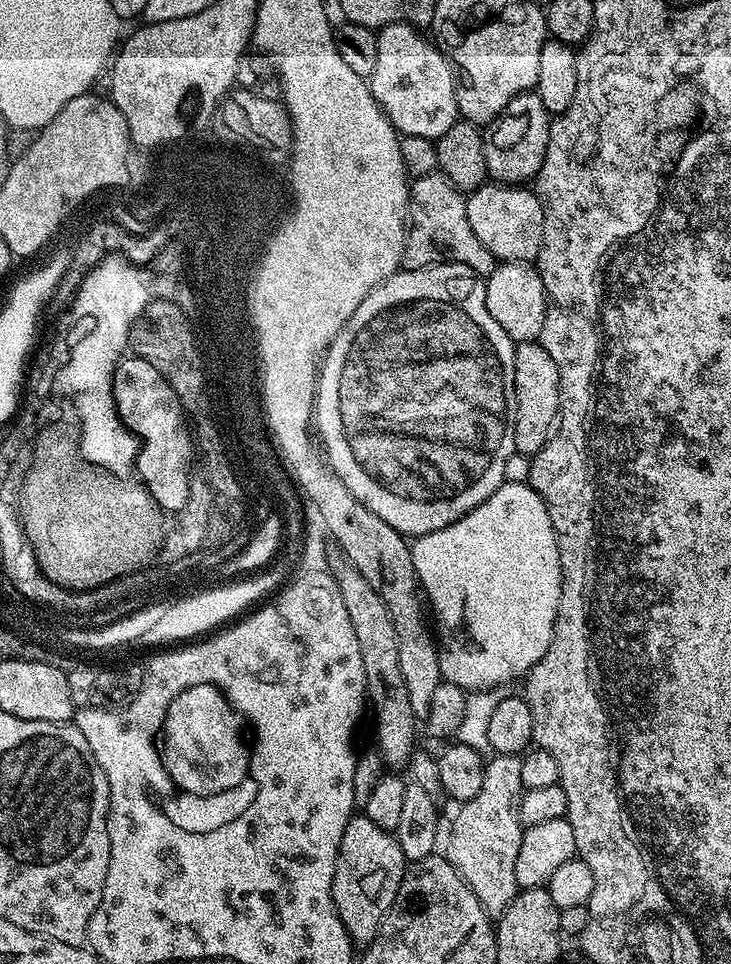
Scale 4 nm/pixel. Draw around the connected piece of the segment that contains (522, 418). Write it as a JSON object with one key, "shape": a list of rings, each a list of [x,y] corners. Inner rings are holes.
{"shape":[[[526,340],[516,344],[514,366],[510,371],[514,378],[514,398],[516,399],[513,446],[515,451],[531,458],[537,456],[548,443],[560,415],[558,366],[554,366],[554,358],[546,354],[546,350],[539,342]]]}

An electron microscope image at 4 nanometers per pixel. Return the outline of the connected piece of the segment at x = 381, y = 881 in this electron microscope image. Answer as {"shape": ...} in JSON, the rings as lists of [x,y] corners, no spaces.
{"shape":[[[362,814],[353,815],[342,834],[340,849],[336,855],[336,869],[332,879],[332,897],[342,918],[342,926],[350,934],[353,945],[367,946],[378,934],[380,921],[386,918],[398,886],[404,877],[406,861],[402,847],[395,835]]]}

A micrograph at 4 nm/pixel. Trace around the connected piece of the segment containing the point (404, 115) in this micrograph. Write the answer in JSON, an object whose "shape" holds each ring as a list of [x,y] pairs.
{"shape":[[[387,24],[385,28],[379,29],[376,32],[377,38],[377,65],[370,77],[370,87],[374,98],[380,103],[380,108],[388,116],[388,121],[396,127],[397,133],[400,136],[417,136],[418,138],[430,138],[437,141],[441,136],[446,134],[446,130],[450,130],[450,126],[454,126],[458,119],[456,110],[456,86],[458,83],[457,77],[454,75],[454,69],[447,56],[440,51],[439,47],[427,35],[423,36],[419,27],[410,24]]]}

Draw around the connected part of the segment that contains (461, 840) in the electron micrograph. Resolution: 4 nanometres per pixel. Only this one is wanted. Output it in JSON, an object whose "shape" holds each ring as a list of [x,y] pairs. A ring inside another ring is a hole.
{"shape":[[[493,755],[484,765],[482,786],[478,794],[461,803],[448,832],[446,855],[450,866],[464,879],[464,885],[478,898],[489,917],[504,915],[515,898],[518,885],[514,878],[514,865],[518,862],[518,846],[522,846],[525,827],[520,822],[518,806],[522,786],[520,756]]]}

